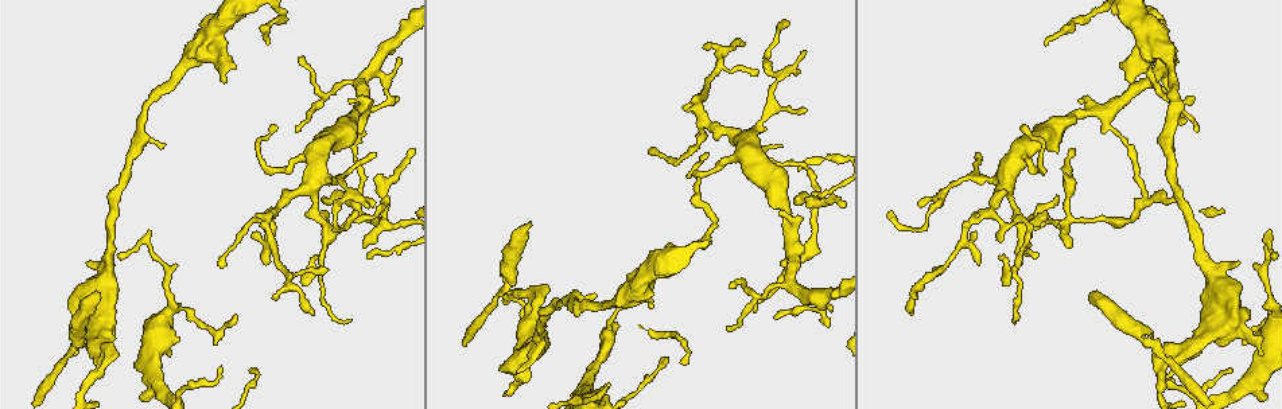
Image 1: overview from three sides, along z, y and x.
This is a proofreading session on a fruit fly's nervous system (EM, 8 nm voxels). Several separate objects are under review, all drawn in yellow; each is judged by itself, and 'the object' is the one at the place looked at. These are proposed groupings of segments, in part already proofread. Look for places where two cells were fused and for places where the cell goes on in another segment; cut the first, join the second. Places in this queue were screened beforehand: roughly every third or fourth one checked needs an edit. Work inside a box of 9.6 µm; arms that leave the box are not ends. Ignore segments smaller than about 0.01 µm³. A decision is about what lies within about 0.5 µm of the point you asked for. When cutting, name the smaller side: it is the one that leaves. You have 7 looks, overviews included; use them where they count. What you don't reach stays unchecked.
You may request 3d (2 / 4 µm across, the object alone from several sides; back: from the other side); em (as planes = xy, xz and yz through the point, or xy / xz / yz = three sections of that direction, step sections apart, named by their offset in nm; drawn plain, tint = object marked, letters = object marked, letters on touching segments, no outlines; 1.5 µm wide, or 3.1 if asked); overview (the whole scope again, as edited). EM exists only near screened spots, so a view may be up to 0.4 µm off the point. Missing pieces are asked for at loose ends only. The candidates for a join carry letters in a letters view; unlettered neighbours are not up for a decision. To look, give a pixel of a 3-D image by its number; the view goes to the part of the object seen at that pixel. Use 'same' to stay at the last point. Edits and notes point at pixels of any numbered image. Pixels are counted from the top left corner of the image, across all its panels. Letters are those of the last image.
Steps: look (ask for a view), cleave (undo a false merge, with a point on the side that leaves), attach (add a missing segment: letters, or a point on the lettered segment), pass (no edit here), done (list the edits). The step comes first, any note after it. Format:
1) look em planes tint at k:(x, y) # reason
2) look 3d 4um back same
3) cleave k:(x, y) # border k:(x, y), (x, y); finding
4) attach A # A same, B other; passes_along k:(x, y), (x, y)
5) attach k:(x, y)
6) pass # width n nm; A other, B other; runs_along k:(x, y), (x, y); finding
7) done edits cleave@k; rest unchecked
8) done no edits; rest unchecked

look em yz step 8 tint at 1:(314, 314) # branch stops here

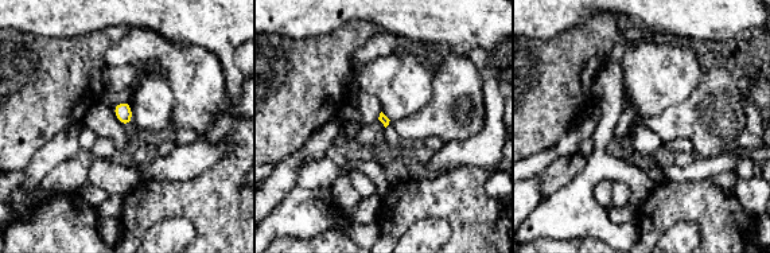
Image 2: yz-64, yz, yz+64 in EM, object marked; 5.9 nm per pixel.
look em planes letters same # cut it another way

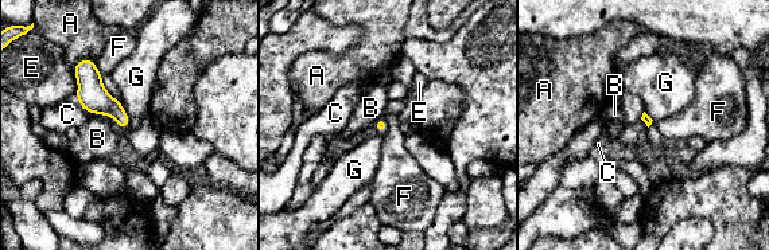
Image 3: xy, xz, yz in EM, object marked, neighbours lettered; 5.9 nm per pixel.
pass # A other, B other, C other, E other, F other, G other; border 3:(94, 62), (101, 74); no lettered segment goes on from it

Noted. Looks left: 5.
look em yz step 8 letters at 1:(1260, 356) # an open end

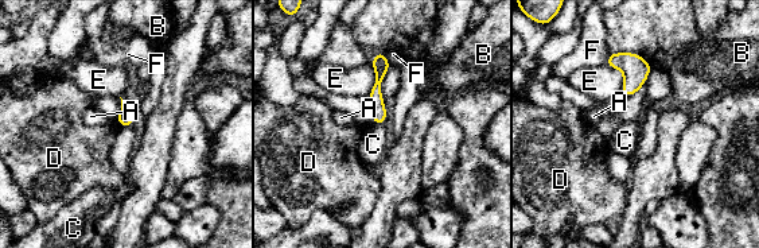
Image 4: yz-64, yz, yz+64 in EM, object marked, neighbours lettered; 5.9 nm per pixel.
pass # A other, B other, C other, D other, E other, F other; runs_along 4:(378, 55), (377, 107), (382, 120); no lettered segment goes on from it

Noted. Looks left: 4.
look 3d 4um at 1:(163, 147) # branch stops here

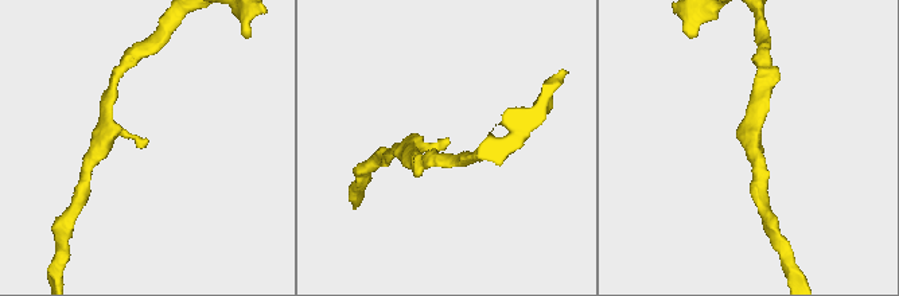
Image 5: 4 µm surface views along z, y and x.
look em planes letters at 5:(147, 143) # need the tissue

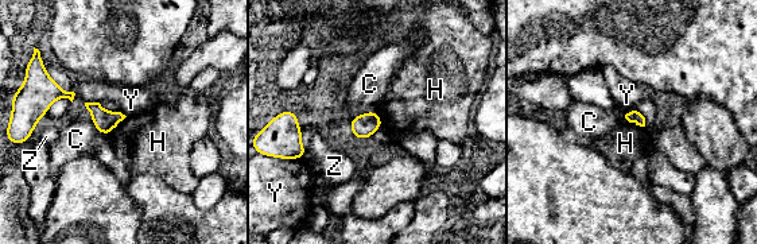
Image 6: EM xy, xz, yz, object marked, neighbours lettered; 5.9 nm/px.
pass # C other, H other, Y other, Z other; border 6:(624, 116), (629, 122), (644, 127); no lettered segment goes on from it

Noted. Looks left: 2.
done no edits; rest unchecked

